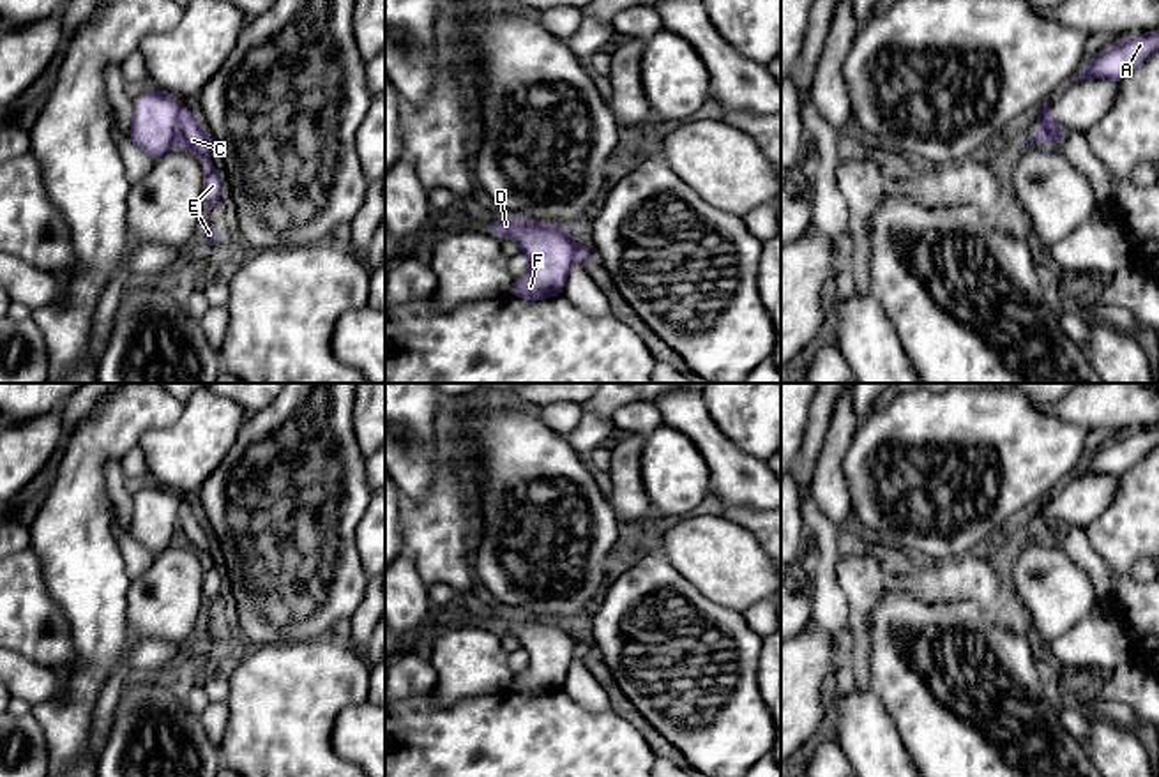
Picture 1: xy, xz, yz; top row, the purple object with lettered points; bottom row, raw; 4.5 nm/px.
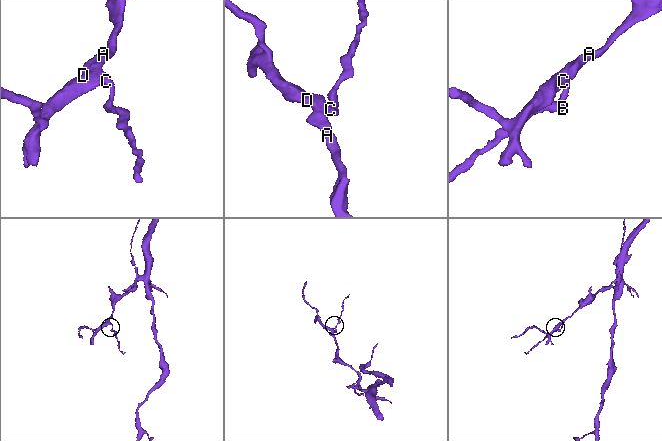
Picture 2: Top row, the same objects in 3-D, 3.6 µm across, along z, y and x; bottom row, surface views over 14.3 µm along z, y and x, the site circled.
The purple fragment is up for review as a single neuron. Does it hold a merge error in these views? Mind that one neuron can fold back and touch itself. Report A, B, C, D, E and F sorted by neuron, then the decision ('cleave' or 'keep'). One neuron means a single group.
A D F / B C E; cleave

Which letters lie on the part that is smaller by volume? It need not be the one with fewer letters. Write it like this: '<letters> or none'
B, C, E

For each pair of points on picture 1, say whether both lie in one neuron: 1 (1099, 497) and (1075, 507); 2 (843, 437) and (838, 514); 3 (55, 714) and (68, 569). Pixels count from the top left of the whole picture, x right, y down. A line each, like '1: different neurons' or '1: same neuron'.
1: same neuron
2: same neuron
3: same neuron

